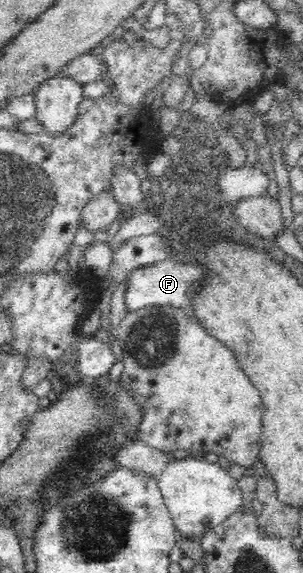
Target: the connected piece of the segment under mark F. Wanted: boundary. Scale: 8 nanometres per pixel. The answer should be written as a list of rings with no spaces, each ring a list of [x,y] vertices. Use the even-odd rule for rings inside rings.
[[[166,259],[141,266],[129,275],[126,285],[125,304],[129,312],[150,305],[174,305],[182,307],[189,303],[189,287],[201,275],[201,270],[185,265],[178,259]]]

